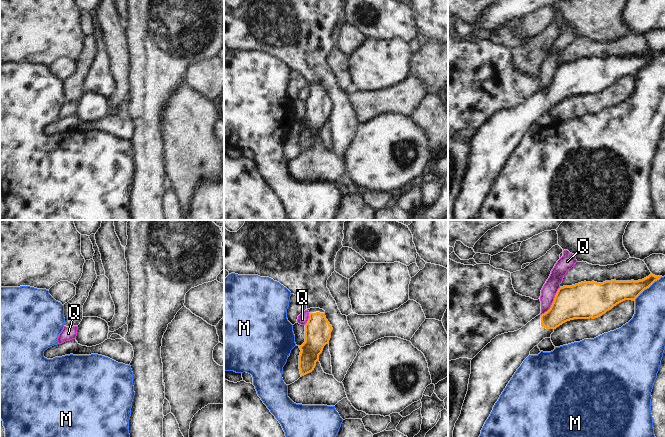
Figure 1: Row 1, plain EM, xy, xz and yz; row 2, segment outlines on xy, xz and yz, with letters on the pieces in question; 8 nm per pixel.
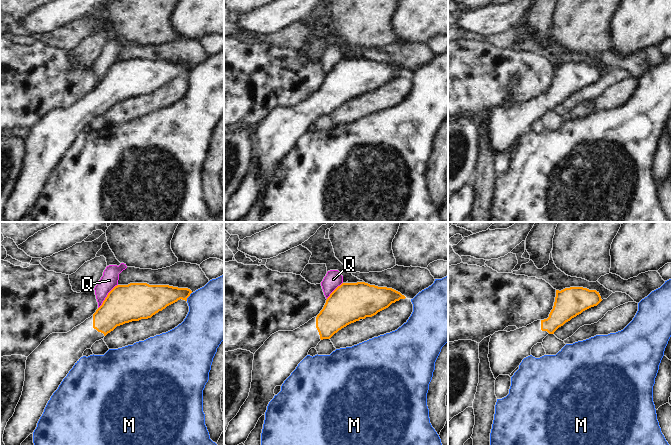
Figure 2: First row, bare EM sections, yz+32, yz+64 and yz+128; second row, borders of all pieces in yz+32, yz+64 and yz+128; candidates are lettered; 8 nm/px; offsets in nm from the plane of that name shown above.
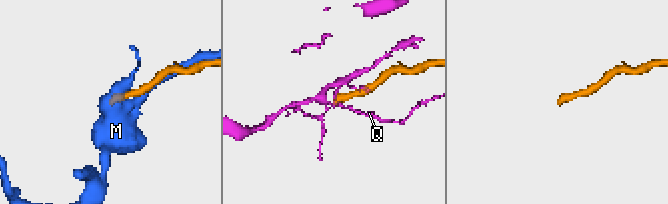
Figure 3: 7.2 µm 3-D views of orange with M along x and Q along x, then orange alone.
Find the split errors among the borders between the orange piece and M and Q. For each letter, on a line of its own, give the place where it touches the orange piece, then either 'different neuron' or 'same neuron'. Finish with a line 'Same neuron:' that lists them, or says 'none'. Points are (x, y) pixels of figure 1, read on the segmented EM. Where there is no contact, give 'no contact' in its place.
M: contact yz (647, 287); different neuron
Q: contact yz (553, 302); different neuron
Same neuron: none

